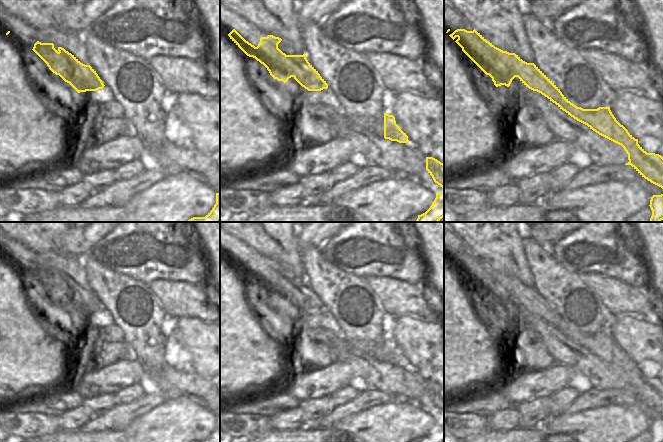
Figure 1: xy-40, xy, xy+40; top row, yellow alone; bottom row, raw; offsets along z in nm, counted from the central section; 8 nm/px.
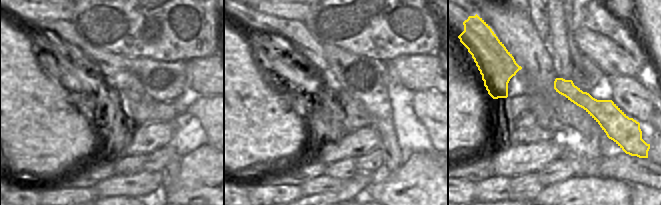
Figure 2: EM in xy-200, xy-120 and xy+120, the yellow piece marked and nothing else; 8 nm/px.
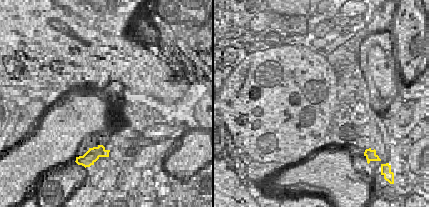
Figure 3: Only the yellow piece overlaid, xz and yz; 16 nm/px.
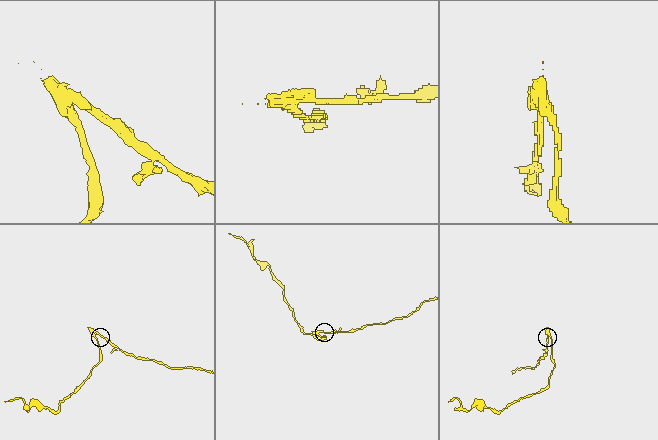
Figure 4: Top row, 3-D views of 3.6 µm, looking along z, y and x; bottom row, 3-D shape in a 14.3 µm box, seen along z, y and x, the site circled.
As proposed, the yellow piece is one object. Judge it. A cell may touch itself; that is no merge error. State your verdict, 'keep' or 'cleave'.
cleave

